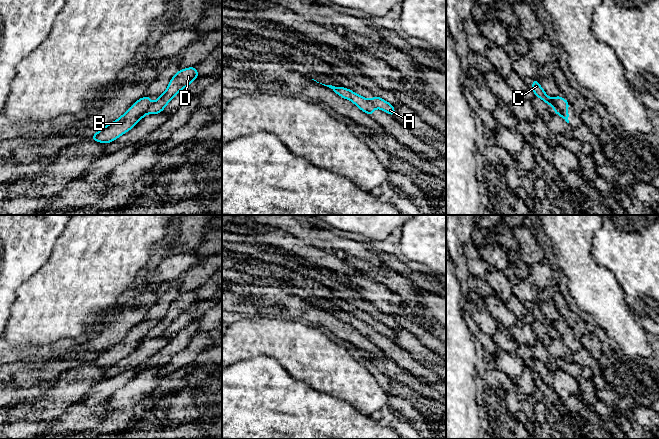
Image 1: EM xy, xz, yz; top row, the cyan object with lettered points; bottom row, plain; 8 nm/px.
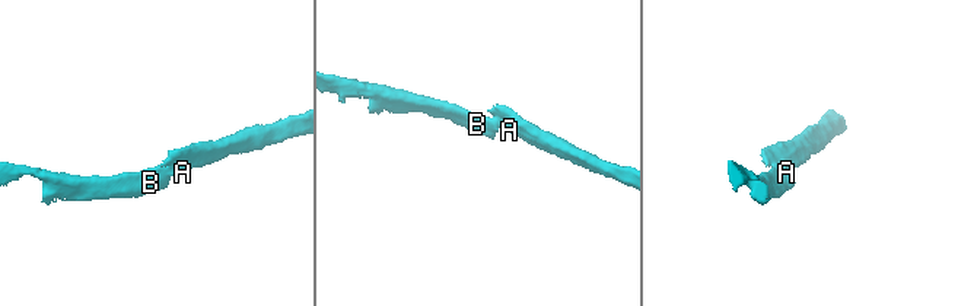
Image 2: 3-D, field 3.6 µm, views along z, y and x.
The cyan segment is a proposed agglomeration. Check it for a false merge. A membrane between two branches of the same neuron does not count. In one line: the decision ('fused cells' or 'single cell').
fused cells

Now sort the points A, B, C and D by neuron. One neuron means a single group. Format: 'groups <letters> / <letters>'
groups A C D / B

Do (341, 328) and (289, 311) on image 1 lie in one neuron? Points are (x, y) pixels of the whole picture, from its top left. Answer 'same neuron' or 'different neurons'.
same neuron

